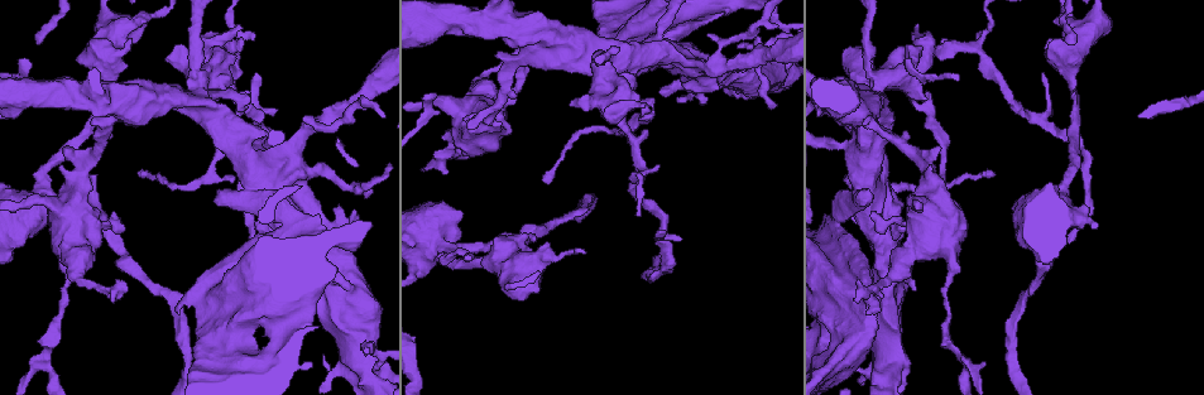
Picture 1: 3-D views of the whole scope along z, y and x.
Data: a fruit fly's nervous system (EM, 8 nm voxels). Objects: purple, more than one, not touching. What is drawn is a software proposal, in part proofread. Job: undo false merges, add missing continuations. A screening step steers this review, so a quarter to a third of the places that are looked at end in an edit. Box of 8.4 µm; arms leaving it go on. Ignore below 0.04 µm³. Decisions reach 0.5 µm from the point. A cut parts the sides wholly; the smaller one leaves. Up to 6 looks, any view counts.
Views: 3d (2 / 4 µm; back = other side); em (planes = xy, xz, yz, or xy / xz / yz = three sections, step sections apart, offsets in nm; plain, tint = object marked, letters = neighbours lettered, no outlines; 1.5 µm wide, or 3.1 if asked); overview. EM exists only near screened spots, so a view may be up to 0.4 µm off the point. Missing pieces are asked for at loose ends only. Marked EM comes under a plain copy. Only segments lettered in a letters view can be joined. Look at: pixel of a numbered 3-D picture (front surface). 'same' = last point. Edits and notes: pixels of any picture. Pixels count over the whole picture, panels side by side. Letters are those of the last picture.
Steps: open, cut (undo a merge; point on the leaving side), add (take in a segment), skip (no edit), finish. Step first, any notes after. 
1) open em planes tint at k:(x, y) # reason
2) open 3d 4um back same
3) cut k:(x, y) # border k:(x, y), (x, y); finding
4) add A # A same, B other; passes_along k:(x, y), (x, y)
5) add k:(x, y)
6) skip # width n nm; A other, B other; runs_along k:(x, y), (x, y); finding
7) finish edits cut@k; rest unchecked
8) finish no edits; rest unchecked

open em planes letters at 1:(657, 43) # touches itself

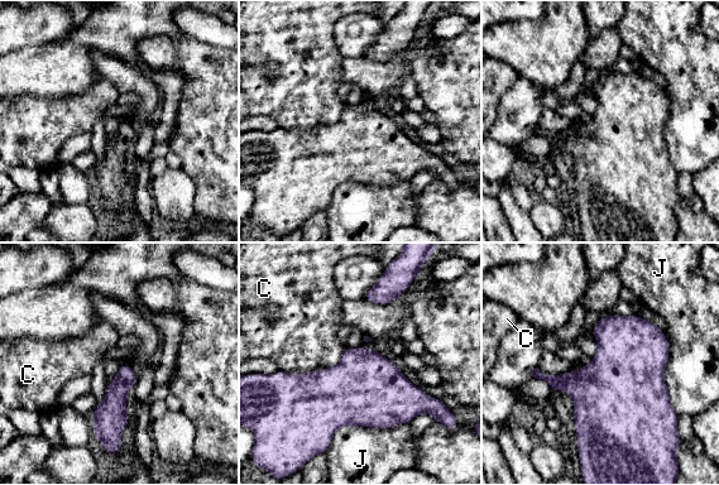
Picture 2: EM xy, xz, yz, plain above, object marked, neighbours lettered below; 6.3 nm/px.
skip # width 460 nm; longest_contact J 550 nm; C other, J other; one neuron here

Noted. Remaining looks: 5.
open 3d 4um at 1:(337, 280) # stops while still wide

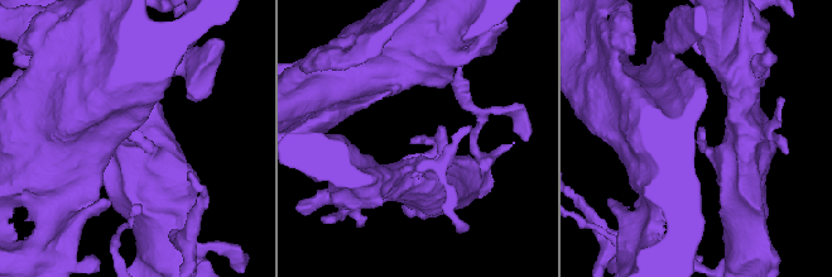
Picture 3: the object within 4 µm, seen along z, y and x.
open em planes tint at 3:(130, 139) # need the tissue

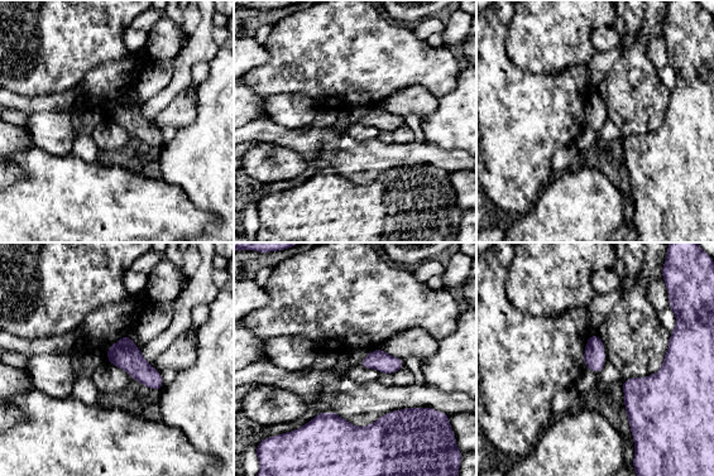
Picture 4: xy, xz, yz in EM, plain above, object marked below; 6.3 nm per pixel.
open em planes letters same

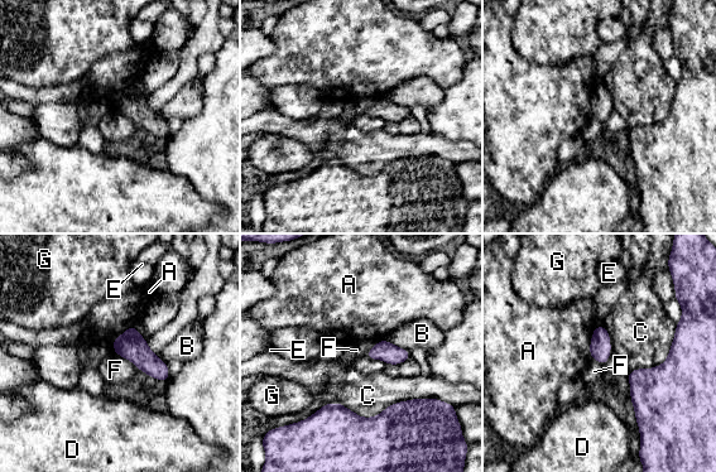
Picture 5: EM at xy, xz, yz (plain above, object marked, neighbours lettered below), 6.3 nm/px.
skip # longest_contact C 700 nm; A other, B other, C other, D other, E other, F other, G other; border 5:(114, 352), (128, 359), (139, 370); none of them fits

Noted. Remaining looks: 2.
open em yz step 4 tint at 1:(1075, 93) # free end

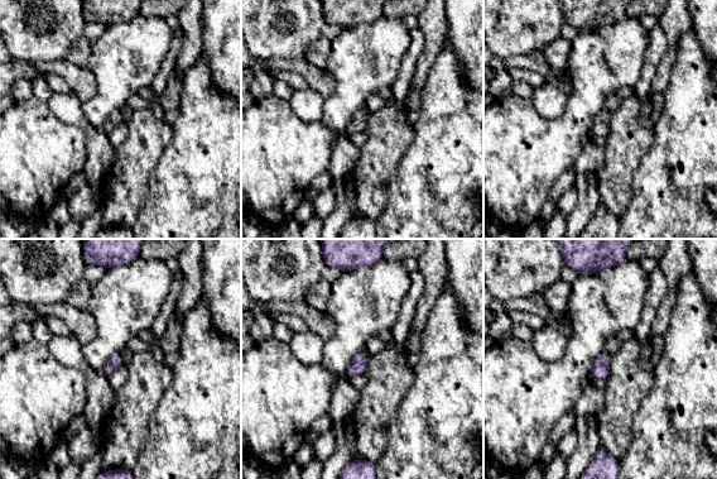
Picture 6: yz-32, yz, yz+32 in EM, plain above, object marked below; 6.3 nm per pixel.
open em planes letters same

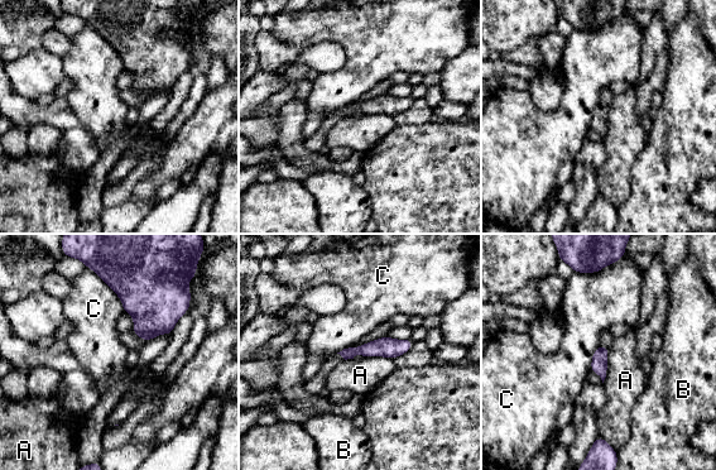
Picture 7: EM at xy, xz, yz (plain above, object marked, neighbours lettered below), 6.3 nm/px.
skip # width 110 nm; A other, B other, C other; none of them fits

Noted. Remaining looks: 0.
finish no edits; rest unchecked

